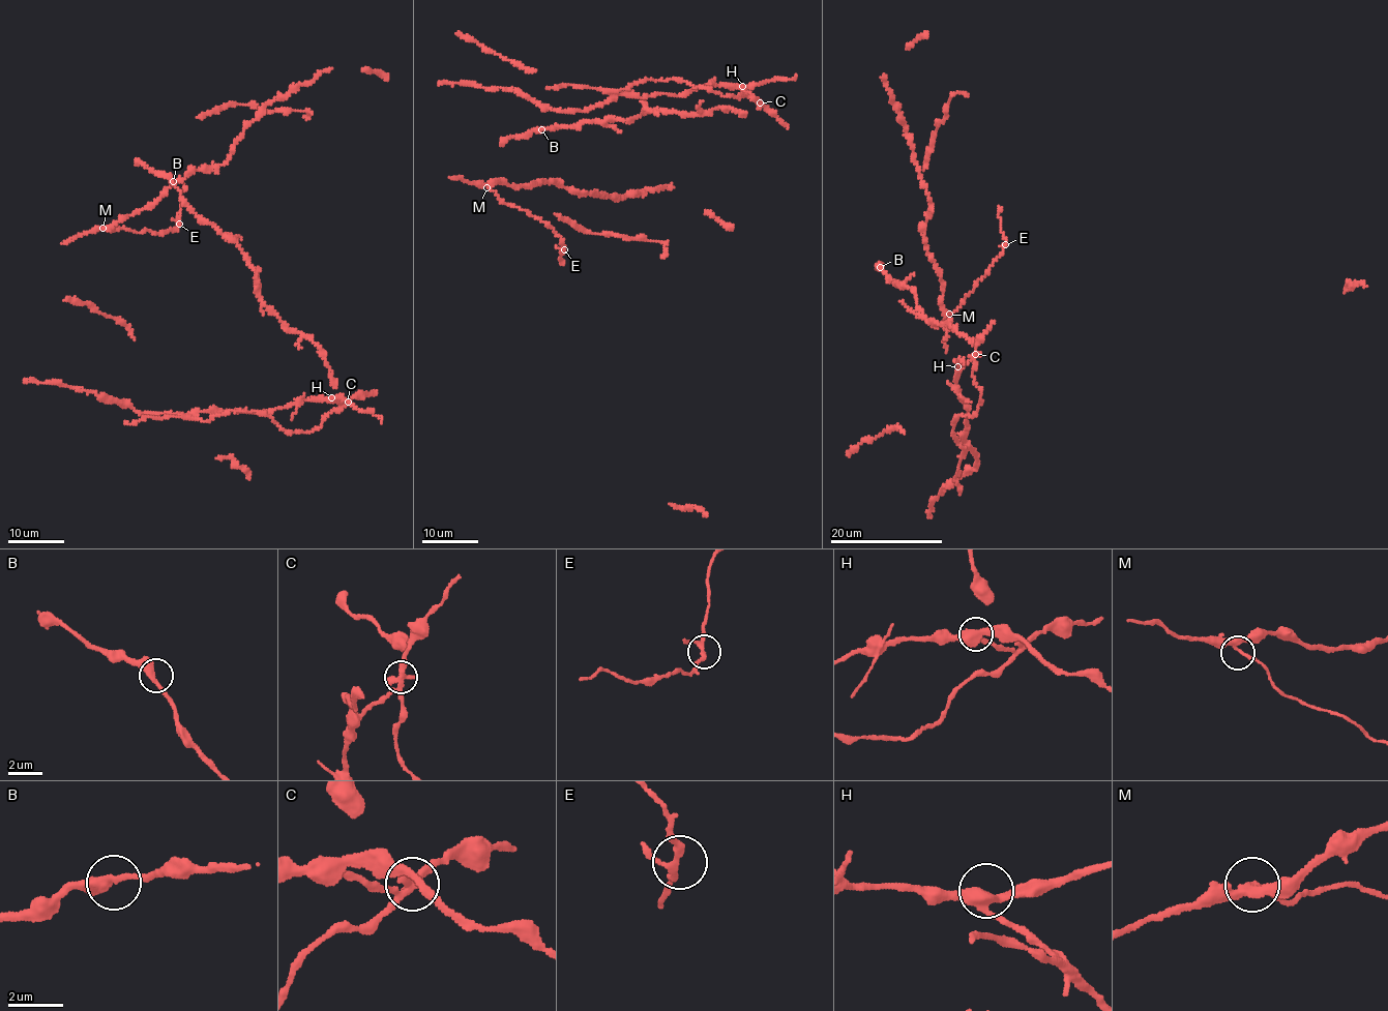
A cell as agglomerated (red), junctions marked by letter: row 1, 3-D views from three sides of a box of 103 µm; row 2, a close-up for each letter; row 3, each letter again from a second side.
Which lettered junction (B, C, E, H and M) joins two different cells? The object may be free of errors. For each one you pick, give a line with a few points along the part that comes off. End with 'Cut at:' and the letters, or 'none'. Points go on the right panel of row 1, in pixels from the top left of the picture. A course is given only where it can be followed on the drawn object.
C: Course of the part to remove: (974, 354), (982, 402), (972, 417), (953, 421), (965, 448), (955, 479), (961, 493)
Cut at: C

